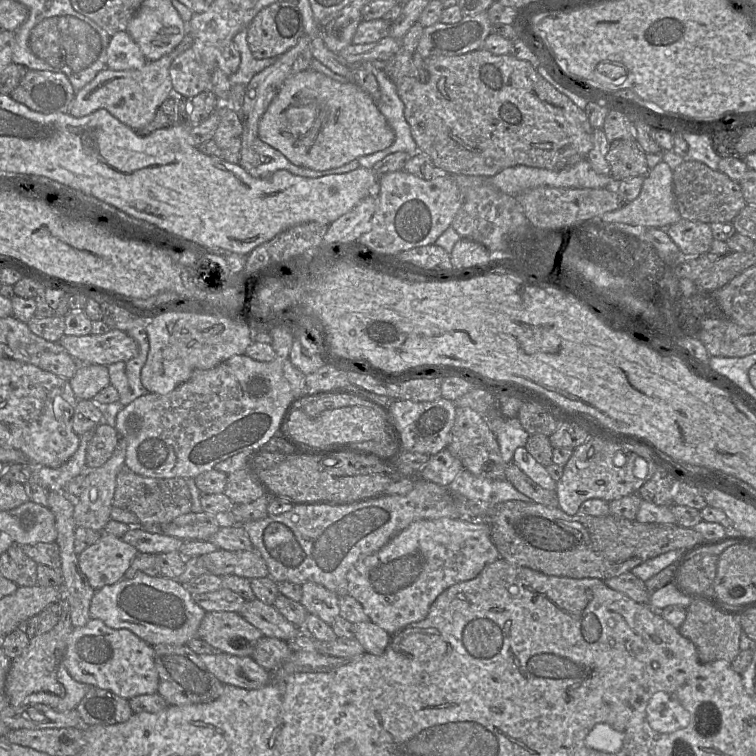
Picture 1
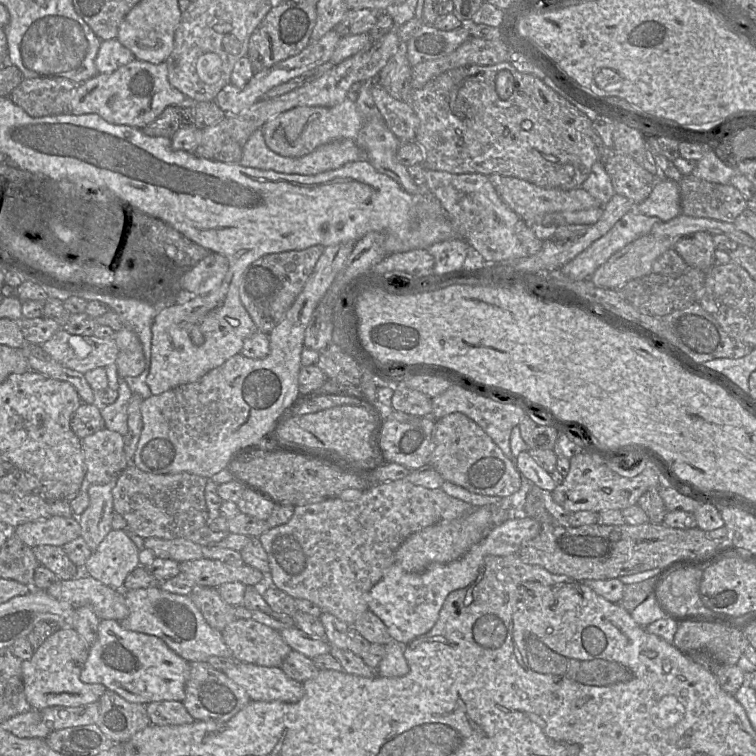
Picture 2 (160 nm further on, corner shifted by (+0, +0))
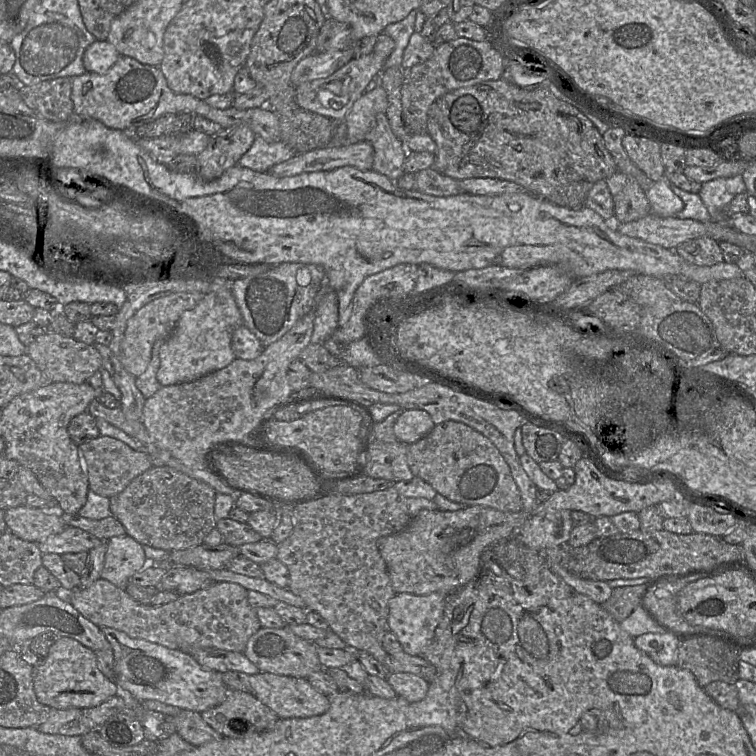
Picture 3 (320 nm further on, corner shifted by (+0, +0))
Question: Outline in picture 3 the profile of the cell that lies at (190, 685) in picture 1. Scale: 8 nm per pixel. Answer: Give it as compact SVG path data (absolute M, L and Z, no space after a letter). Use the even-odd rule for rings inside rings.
M228 688L226 698L217 706L200 713L204 721L227 738L243 738L271 729L279 717L253 693Z

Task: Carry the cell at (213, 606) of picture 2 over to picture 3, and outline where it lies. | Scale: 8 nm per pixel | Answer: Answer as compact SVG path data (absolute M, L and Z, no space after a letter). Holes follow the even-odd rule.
M102 578L87 588L66 593L71 604L99 627L112 627L131 638L144 639L190 655L201 648L244 653L250 637L262 627L256 609L248 602L248 590L233 582L214 582L160 606L141 604L124 588Z

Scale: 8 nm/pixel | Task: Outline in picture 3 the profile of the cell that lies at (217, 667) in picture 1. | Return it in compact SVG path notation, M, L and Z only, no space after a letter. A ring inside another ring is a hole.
M270 672L249 675L252 693L280 719L322 715L330 707L329 699L305 678Z

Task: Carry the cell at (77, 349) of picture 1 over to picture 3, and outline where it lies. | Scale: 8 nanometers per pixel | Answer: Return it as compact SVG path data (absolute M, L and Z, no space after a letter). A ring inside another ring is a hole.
M45 332L26 346L26 353L32 358L42 374L51 382L81 384L102 368L101 355L93 344L86 344L55 332Z

